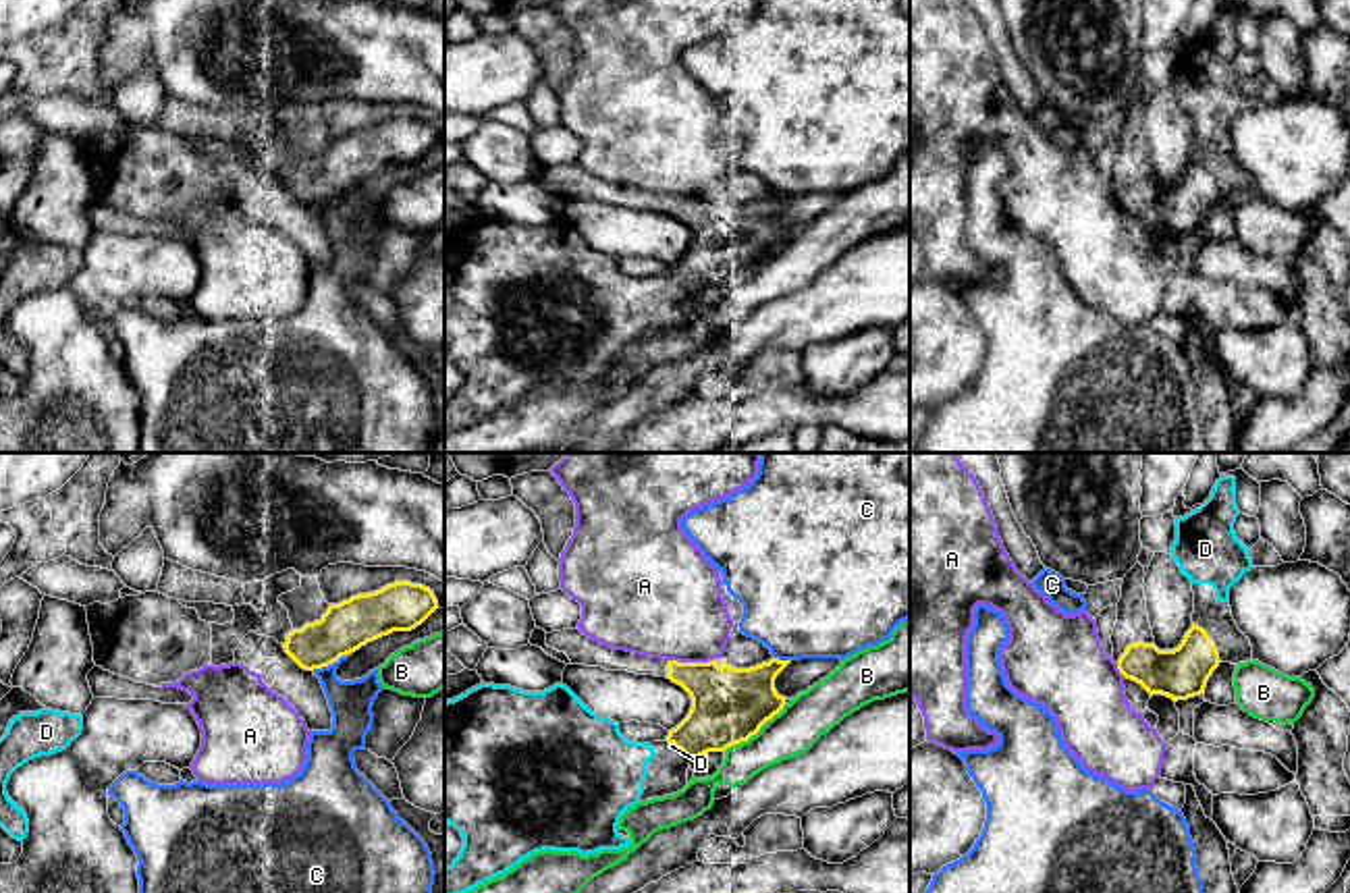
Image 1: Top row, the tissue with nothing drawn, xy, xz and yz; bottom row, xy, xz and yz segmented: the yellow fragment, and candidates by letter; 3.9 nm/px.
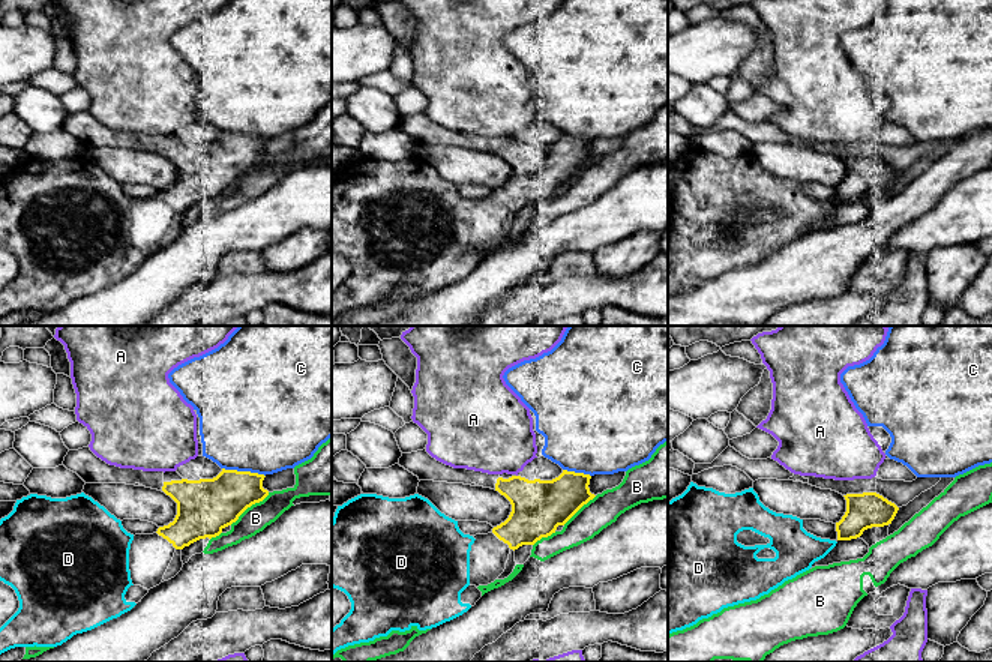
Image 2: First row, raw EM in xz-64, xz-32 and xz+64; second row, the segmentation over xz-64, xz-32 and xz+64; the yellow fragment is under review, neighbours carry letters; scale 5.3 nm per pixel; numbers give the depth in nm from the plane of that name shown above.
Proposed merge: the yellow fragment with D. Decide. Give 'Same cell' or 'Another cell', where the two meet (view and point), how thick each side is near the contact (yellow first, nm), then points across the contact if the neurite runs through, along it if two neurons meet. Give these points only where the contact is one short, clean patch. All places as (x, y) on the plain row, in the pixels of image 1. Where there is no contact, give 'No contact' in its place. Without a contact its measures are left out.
Same cell. Touches yellow at xz (673, 279). Thickness 280 nm (yellow) against 20 nm. Path across: xz (727, 244), (709, 262), (673, 279), (671, 281)

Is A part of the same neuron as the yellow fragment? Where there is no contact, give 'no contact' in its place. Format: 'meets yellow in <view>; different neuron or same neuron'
meets yellow in xz; different neuron

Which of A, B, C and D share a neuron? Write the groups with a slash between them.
A / B / C / D

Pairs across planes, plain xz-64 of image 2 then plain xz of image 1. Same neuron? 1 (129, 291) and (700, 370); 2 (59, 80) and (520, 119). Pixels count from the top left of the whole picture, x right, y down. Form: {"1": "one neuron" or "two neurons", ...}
{"1": "one neuron", "2": "one neuron"}

